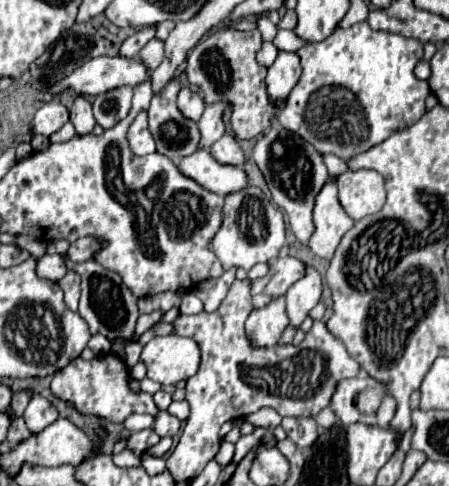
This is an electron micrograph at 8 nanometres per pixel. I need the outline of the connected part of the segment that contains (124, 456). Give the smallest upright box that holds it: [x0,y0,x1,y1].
[114,450,142,466]

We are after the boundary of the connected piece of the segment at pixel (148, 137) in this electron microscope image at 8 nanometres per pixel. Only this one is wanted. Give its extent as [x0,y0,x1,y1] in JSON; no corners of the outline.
[128,112,156,156]

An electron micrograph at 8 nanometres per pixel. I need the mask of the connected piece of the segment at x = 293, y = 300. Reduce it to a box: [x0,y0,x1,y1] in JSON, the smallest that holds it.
[286,268,322,330]

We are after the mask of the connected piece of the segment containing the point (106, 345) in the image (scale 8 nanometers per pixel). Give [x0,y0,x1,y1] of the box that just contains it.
[88,334,110,356]

